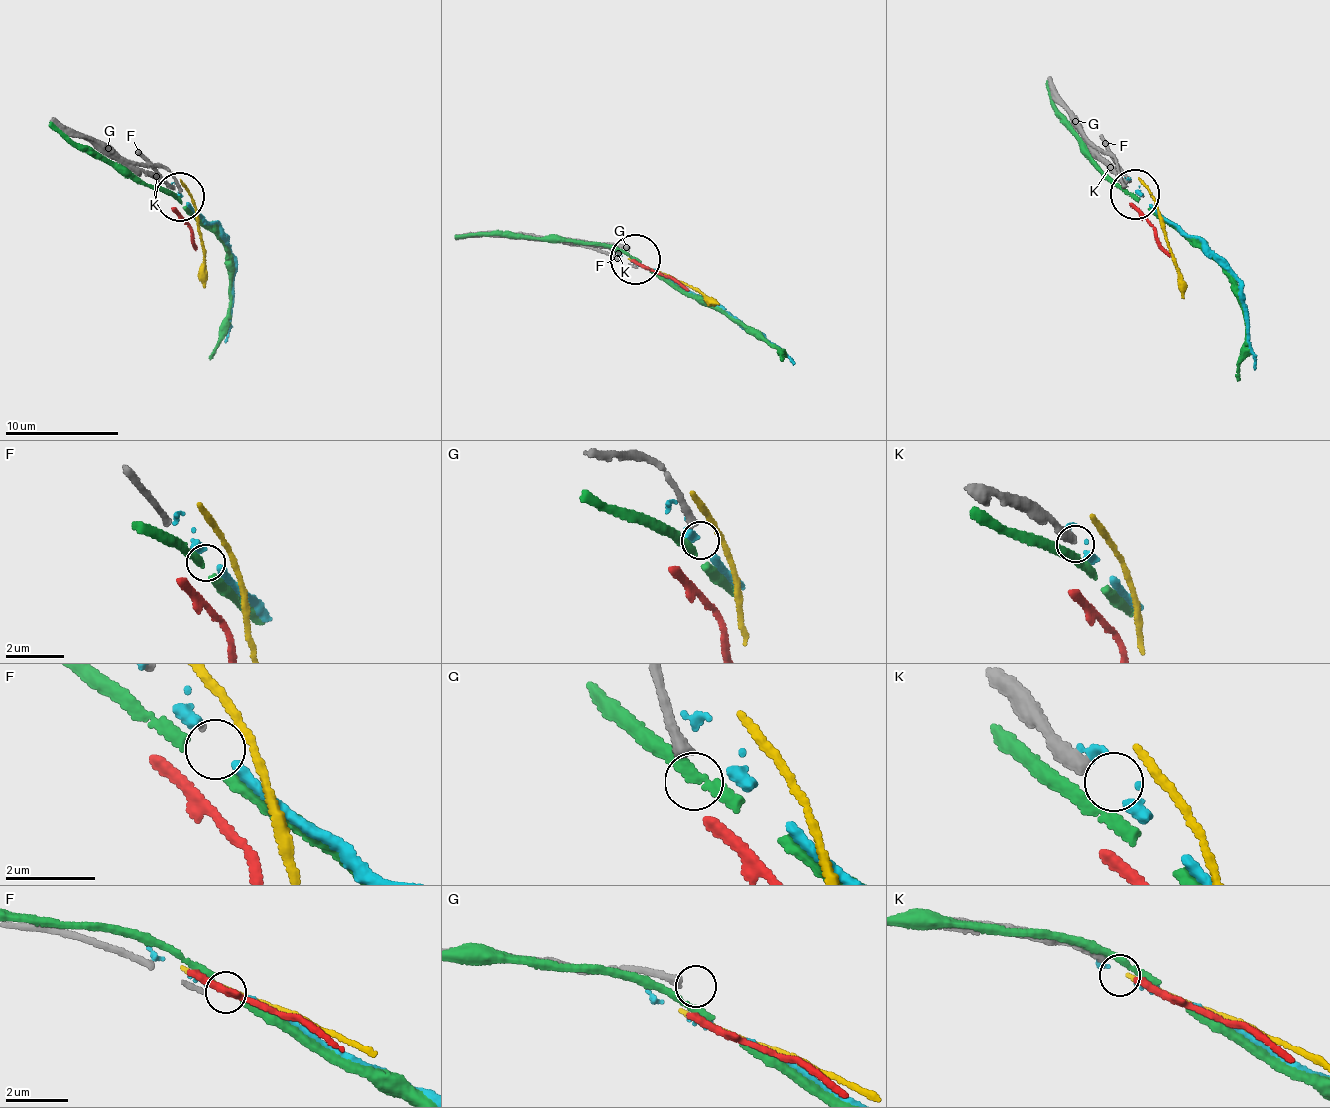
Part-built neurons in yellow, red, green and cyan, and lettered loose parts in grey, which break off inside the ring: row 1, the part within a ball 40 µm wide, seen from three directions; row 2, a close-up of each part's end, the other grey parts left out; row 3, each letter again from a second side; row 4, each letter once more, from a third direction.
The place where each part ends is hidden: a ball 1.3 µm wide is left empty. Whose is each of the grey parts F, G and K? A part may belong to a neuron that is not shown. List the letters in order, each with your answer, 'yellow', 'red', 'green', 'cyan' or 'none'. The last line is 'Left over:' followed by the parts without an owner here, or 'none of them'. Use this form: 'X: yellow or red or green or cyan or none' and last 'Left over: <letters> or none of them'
F: none
G: none
K: cyan
Left over: F, G

